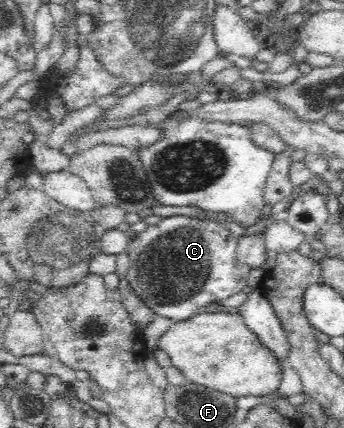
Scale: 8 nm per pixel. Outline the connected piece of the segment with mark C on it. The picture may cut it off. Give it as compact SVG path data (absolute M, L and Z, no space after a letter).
M176 215L162 218L156 224L146 228L133 240L129 240L126 253L129 255L129 268L125 273L130 287L142 299L156 316L168 317L183 322L193 315L202 313L214 301L222 301L240 293L246 286L251 267L237 258L239 238L233 236L220 222L201 220L198 217Z

